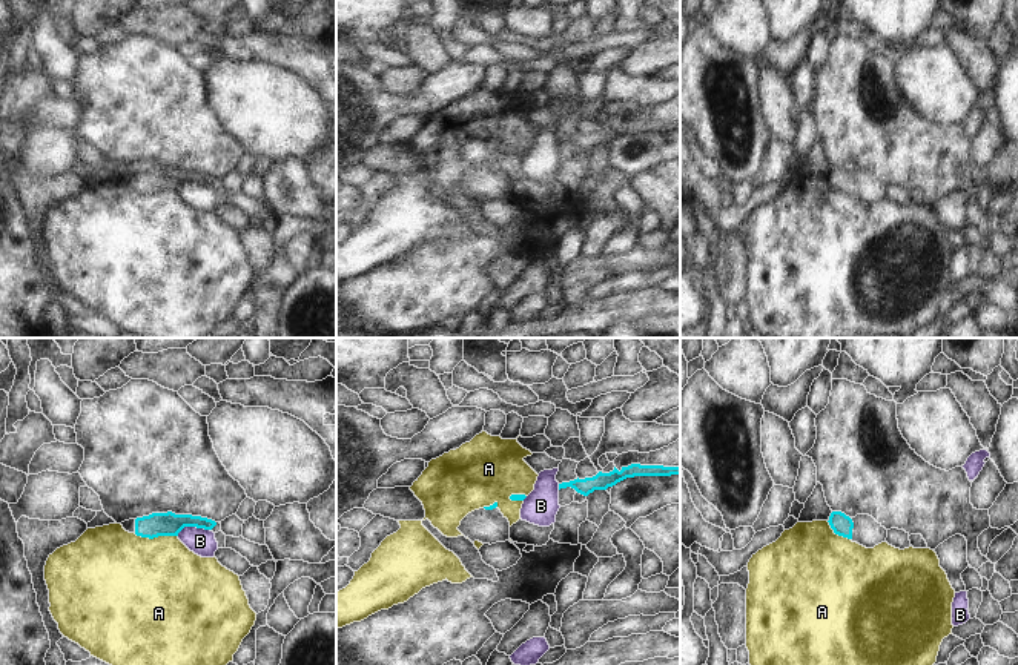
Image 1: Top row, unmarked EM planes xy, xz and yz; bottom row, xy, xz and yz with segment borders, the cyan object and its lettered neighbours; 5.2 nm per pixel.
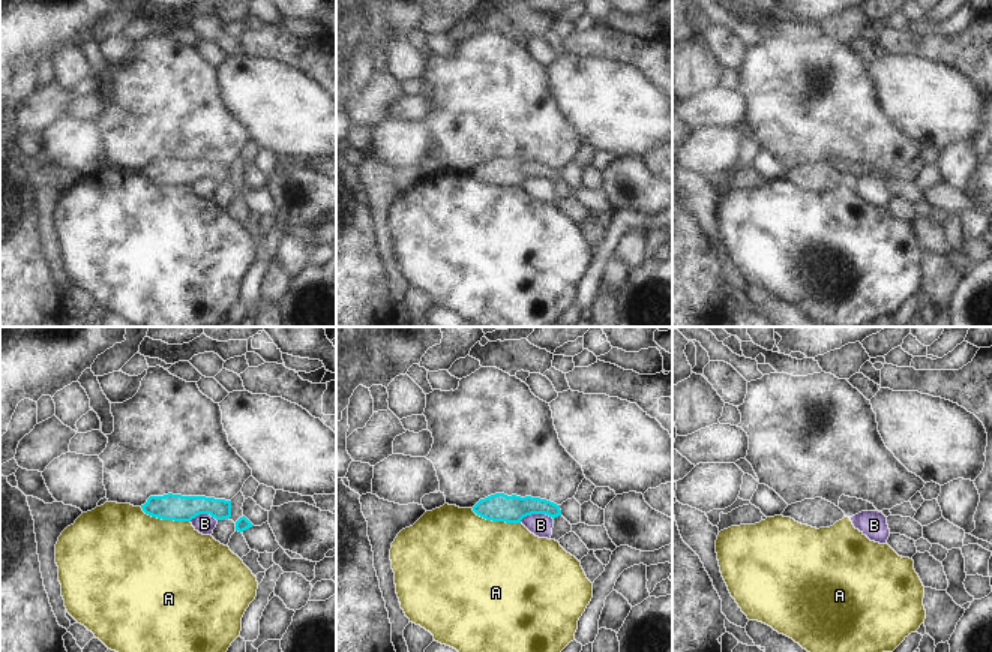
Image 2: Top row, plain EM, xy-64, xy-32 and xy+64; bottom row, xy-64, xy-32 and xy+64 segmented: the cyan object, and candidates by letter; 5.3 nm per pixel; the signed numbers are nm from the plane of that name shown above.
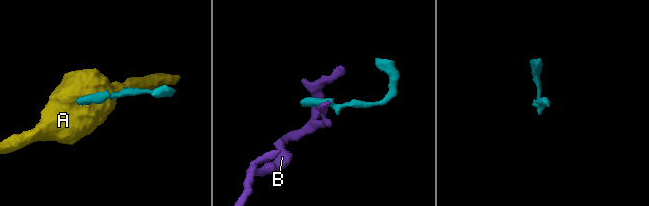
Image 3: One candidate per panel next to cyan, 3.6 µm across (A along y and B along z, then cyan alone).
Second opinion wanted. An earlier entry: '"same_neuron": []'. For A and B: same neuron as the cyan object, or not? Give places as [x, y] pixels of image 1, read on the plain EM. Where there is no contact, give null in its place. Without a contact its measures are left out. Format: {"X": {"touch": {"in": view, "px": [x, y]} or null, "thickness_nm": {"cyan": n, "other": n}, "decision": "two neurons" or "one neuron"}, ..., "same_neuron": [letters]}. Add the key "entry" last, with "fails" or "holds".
{"A": {"touch": {"in": "xy", "px": [155, 192]}, "thickness_nm": {"cyan": 130, "other": 480}, "decision": "two neurons"}, "B": {"touch": {"in": "xy", "px": [192, 181]}, "thickness_nm": {"cyan": 130, "other": 140}, "decision": "two neurons"}, "same_neuron": [], "entry": "holds"}

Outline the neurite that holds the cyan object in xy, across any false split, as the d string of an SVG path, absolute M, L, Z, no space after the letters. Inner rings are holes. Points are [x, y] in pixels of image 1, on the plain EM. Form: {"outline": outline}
{"outline": "M167 167L167 169L152 169L149 172L129 175L121 178L121 181L129 189L154 195L158 192L178 192L178 189L184 183L212 186L216 181L216 178L201 172L175 170L172 167Z"}

